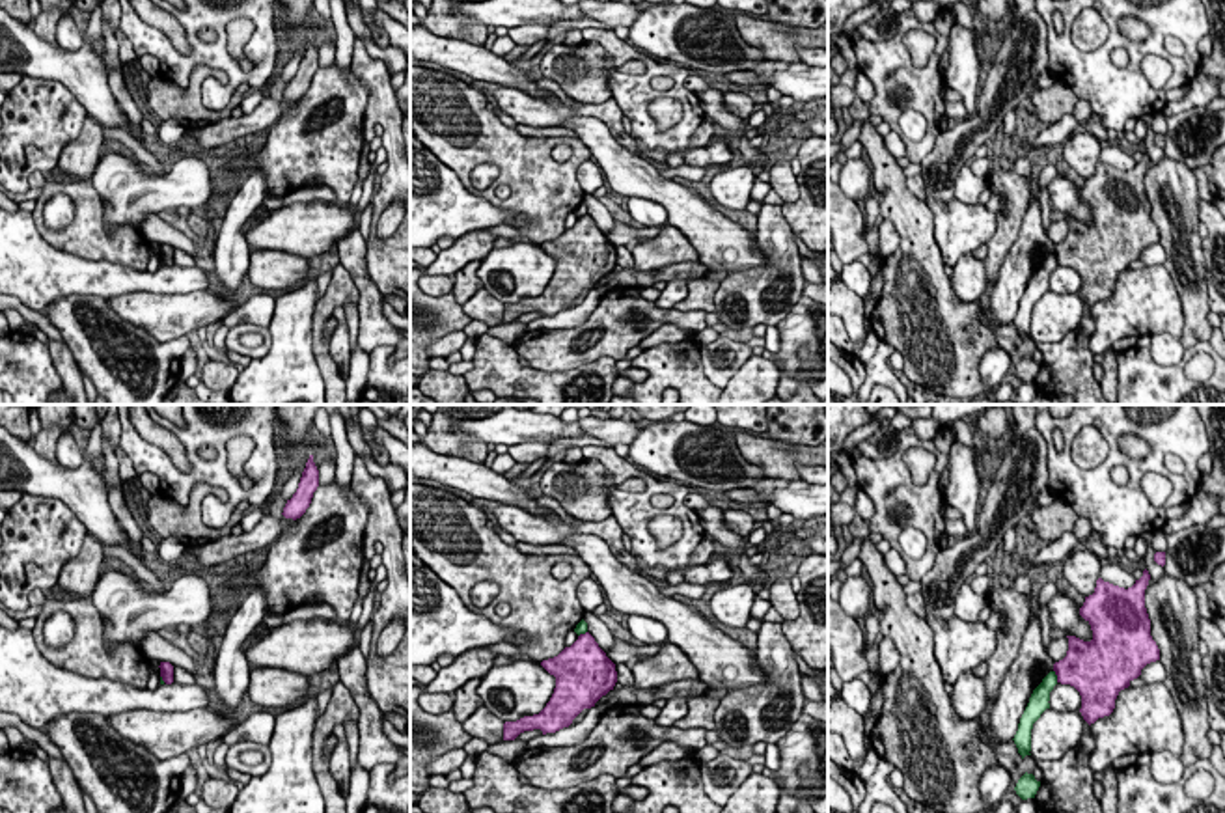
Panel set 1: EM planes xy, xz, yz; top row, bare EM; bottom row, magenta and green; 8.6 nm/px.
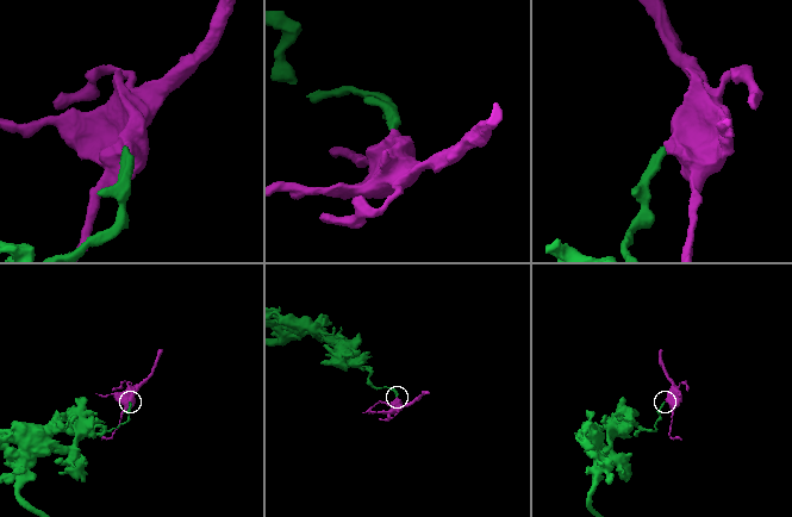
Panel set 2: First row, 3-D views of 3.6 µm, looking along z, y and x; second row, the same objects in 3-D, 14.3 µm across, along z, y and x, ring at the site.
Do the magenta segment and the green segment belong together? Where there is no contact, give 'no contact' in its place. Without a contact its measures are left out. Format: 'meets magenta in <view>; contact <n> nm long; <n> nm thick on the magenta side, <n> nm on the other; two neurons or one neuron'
meets magenta in yz; contact 120 nm long; 380 nm thick on the magenta side, 160 nm on the other; two neurons

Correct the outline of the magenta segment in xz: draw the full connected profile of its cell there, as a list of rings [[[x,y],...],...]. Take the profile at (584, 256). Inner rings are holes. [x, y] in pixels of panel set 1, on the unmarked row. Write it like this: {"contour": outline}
{"contour": [[[585,214],[557,239],[541,248],[556,259],[556,270],[546,289],[533,298],[503,306],[503,323],[515,323],[524,313],[541,311],[543,317],[569,310],[584,293],[613,272],[617,265],[615,246]]]}

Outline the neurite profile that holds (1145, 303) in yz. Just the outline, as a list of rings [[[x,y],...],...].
[[[1163,265],[1121,272],[1113,295],[1091,306],[1089,313],[1094,321],[1093,354],[1122,338],[1171,334],[1180,339],[1184,330],[1182,302]]]

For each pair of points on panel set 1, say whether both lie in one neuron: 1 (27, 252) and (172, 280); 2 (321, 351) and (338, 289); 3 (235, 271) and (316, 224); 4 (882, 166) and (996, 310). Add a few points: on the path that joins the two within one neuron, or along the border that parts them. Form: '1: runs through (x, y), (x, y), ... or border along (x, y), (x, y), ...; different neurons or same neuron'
1: runs through (62, 275), (137, 280); same neuron
2: runs through (319, 336), (319, 317), (327, 304); same neuron
3: border along (243, 234), (252, 248); different neurons
4: border along (983, 308), (985, 321), (994, 332); different neurons

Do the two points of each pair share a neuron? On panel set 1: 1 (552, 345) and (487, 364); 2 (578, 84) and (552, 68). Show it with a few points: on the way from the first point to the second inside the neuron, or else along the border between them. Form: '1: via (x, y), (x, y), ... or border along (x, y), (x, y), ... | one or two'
1: border along (511, 347), (519, 355) | two
2: via (573, 79), (558, 68) | one

